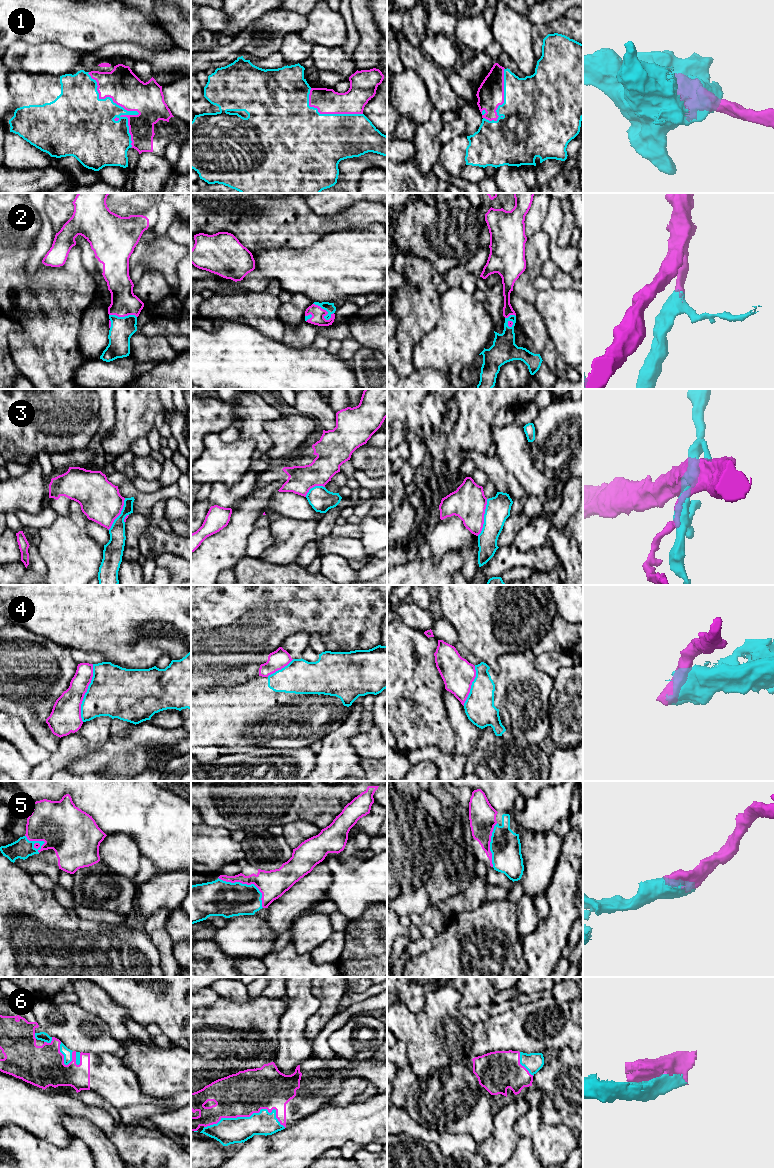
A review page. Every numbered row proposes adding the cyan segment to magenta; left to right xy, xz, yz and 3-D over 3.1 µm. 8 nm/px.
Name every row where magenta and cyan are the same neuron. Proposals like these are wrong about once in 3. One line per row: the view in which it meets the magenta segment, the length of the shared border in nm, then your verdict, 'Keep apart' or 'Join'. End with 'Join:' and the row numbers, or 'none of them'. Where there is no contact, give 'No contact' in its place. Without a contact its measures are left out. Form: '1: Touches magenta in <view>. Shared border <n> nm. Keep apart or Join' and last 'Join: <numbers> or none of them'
1: Touches magenta in xy. Shared border 700 nm. Join
2: Touches magenta in xz. Shared border 190 nm. Join
3: Touches magenta in yz. Shared border 300 nm. Keep apart
4: Touches magenta in xy. Shared border 480 nm. Keep apart
5: Touches magenta in xz. Shared border 440 nm. Join
6: Touches magenta in xz. Shared border 650 nm. Join
Join: 1, 2, 5, 6

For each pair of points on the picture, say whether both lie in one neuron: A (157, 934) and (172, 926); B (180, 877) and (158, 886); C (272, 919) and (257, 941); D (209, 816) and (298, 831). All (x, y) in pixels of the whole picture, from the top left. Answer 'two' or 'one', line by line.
A: two
B: one
C: two
D: two

